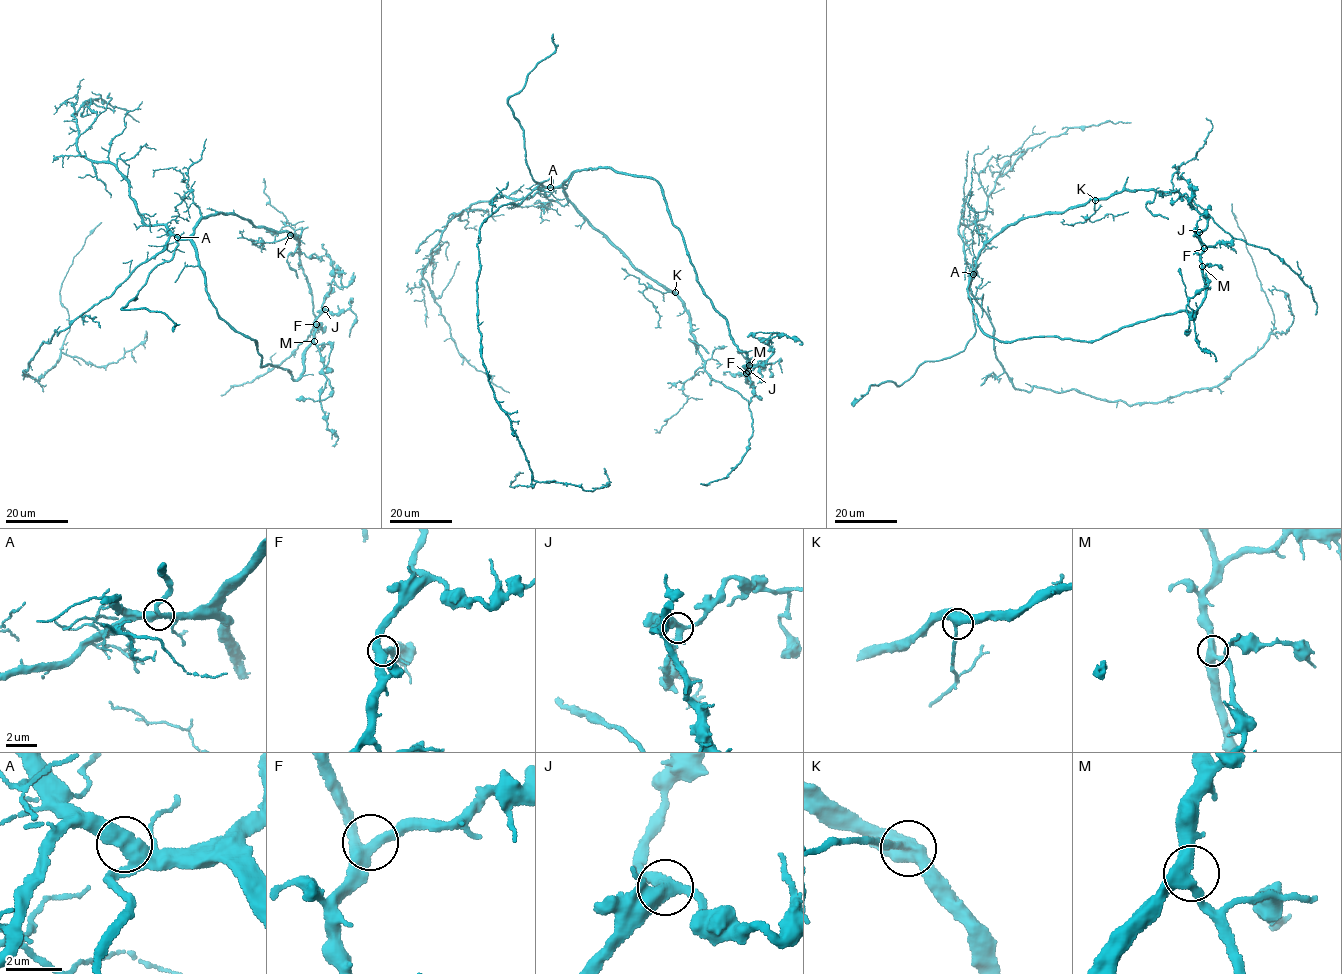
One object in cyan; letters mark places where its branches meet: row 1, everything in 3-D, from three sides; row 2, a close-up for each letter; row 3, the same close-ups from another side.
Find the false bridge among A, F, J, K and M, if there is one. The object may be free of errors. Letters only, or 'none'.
none

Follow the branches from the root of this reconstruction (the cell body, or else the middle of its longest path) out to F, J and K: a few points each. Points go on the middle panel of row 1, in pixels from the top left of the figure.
F: (537, 186), (558, 187), (576, 170), (600, 166), (654, 179), (696, 280), (746, 355), (746, 373)
J: (537, 186), (558, 187), (576, 170), (600, 166), (654, 179), (696, 280), (745, 353), (743, 372), (748, 371)
K: (537, 186), (541, 183), (542, 187), (564, 188), (582, 215), (605, 234), (634, 267), (675, 292)

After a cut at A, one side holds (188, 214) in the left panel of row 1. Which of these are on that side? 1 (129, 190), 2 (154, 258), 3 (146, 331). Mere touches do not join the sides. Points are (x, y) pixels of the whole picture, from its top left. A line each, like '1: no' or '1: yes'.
1: no
2: no
3: no

